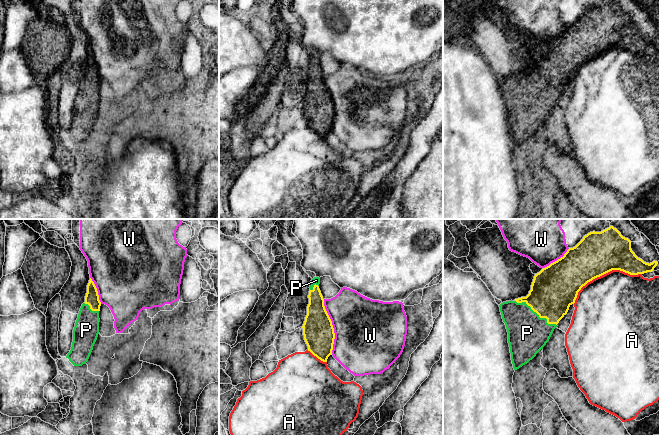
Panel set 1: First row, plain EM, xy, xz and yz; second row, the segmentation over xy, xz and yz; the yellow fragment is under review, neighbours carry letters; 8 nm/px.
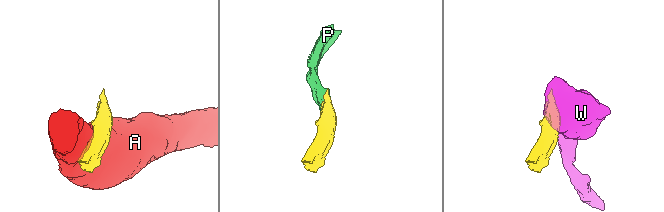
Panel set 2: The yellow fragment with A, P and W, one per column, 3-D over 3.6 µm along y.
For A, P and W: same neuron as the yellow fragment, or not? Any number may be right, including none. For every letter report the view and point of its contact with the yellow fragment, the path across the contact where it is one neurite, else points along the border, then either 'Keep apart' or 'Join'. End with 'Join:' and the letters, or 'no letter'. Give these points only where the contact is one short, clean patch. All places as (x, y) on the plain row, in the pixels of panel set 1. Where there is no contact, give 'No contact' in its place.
A: Touches yellow at yz (603, 50). Keep apart
P: Touches yellow at yz (537, 89). Path across: yz (555, 64), (537, 89), (530, 97), (527, 109). Join
W: Touches yellow at xz (332, 103). Keep apart
Join: P

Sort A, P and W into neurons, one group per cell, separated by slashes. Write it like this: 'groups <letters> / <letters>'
groups A / P / W

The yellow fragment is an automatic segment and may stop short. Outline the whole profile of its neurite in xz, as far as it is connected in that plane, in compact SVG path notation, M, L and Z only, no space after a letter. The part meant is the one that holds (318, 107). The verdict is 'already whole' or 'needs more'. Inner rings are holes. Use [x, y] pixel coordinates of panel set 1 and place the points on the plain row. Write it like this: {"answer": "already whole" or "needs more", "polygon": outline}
{"answer": "needs more", "polygon": "M319 53L311 56L307 91L302 104L308 127L321 137L327 138L328 133L332 131L335 109L319 60Z"}

